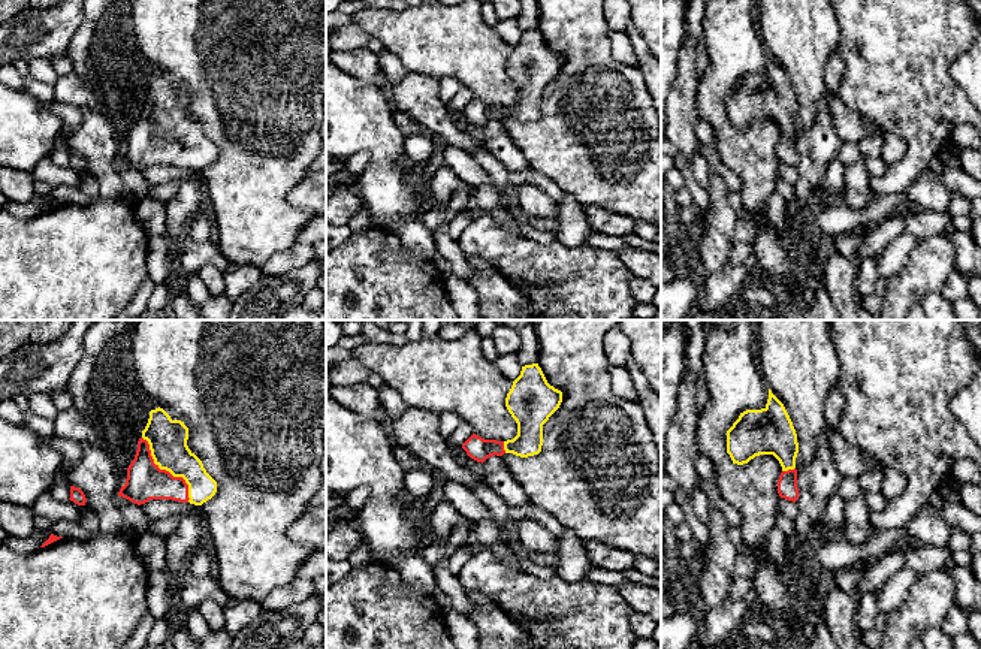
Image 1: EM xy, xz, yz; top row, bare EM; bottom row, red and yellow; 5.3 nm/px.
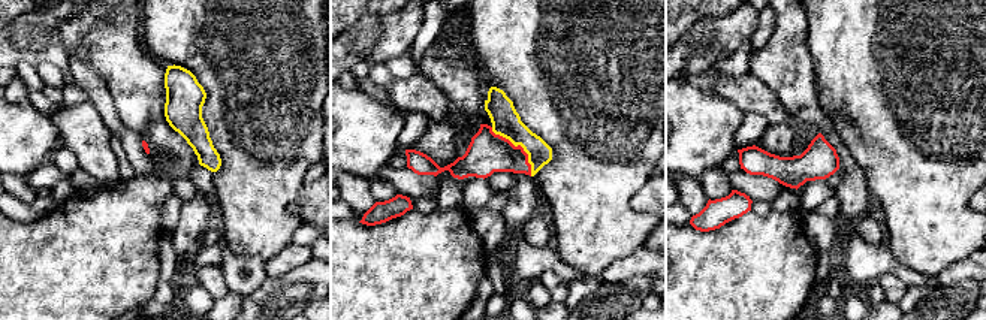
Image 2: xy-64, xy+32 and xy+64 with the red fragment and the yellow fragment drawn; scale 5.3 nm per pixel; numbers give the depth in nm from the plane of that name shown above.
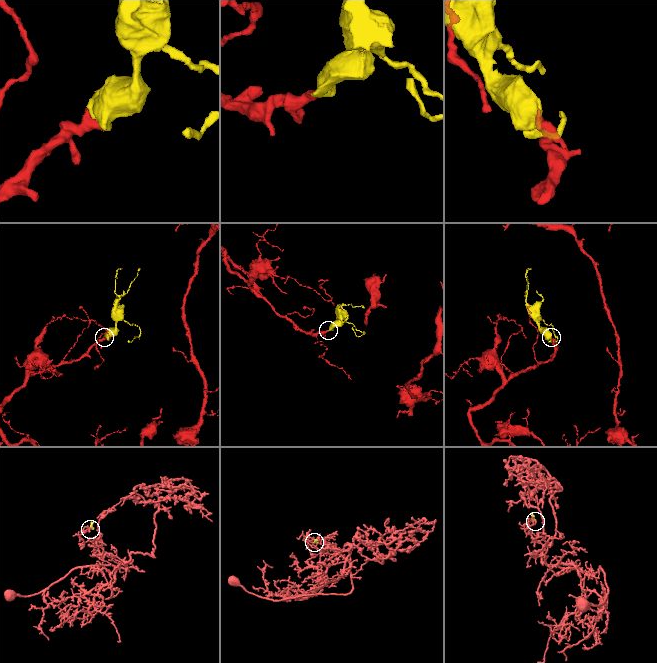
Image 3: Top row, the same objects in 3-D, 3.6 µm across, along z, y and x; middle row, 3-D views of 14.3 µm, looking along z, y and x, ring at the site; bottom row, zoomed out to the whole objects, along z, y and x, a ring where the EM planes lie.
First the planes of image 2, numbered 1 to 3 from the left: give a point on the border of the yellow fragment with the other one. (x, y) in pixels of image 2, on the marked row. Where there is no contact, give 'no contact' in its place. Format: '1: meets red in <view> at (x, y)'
1: no contact
2: meets red in xy+32 at (519, 145)
3: no contact

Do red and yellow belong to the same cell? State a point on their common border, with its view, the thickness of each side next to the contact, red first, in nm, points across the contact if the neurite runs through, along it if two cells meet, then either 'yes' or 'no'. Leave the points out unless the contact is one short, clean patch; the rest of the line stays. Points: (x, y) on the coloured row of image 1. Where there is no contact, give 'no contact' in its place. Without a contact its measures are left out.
xy (168, 471) | 200/200 nm | across xy (145, 480), (157, 471), (168, 471), (168, 438) | yes

